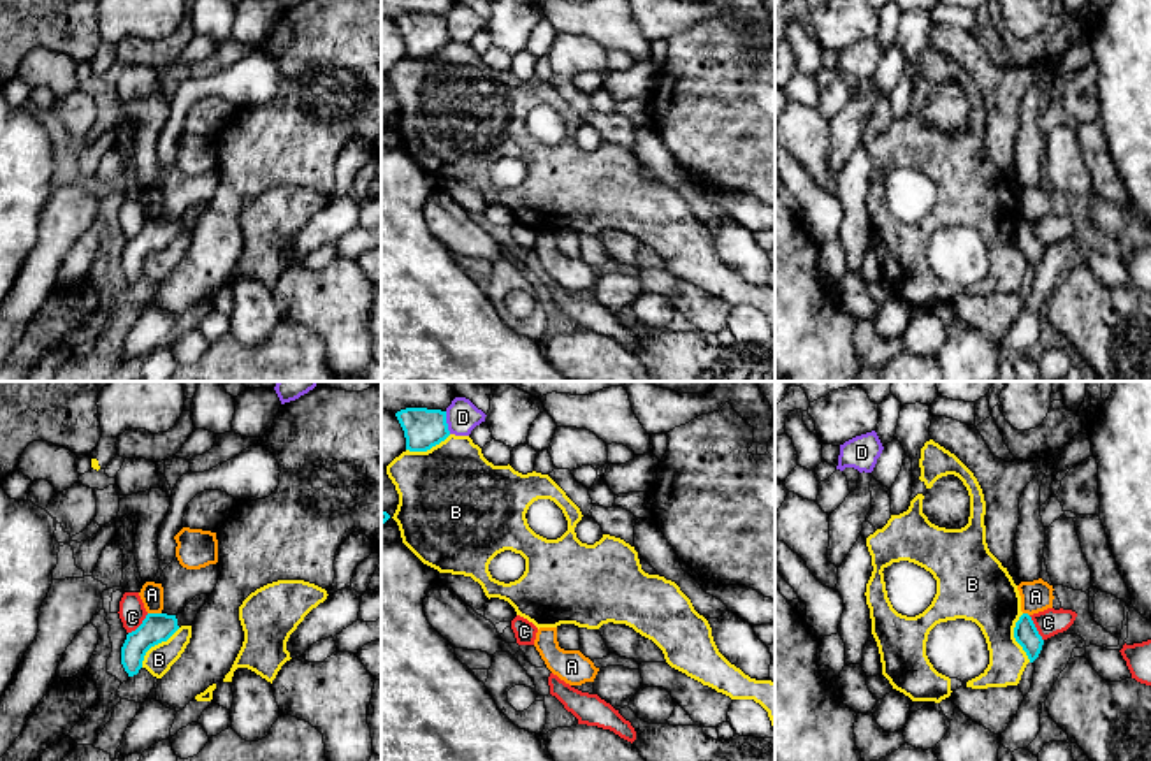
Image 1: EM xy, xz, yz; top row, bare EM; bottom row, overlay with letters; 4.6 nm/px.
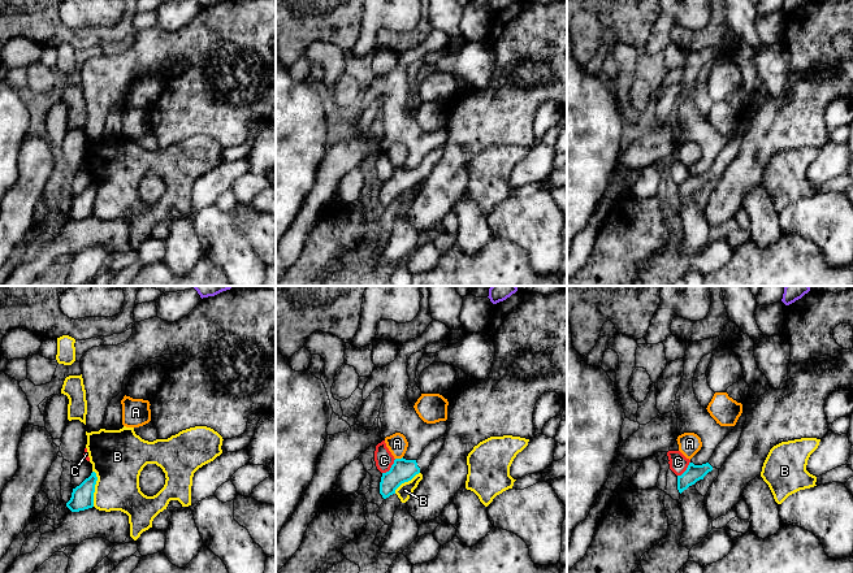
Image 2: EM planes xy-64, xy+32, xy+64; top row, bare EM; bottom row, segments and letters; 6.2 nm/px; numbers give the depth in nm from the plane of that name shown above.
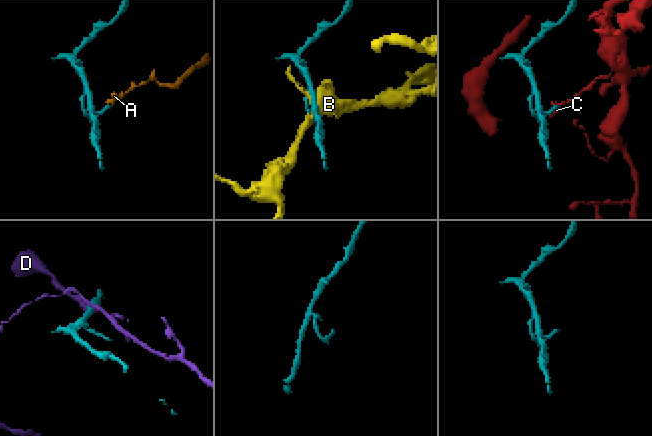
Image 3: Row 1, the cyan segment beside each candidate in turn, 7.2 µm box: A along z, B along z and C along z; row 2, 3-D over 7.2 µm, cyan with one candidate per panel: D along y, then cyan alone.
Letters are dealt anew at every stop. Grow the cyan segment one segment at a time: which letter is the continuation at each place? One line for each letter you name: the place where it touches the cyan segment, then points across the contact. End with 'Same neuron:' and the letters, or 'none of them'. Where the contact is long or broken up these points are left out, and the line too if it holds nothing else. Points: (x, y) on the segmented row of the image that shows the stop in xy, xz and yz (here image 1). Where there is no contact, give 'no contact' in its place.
Same neuron: none of them

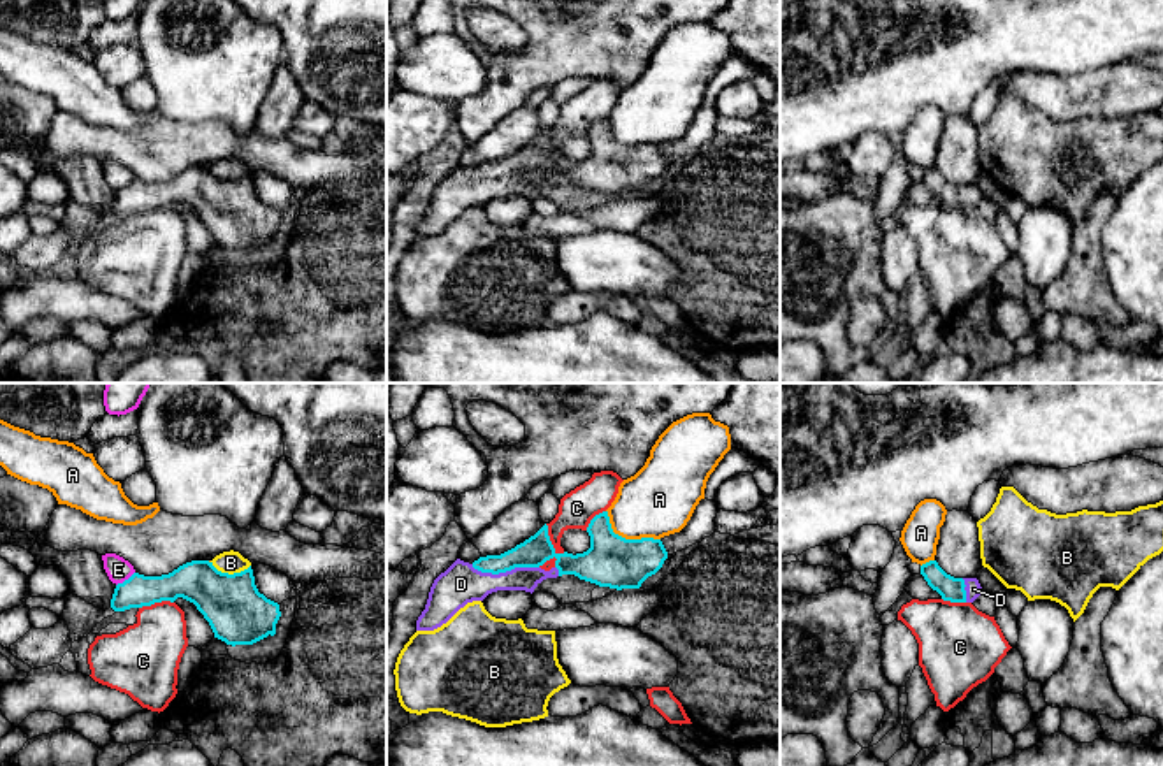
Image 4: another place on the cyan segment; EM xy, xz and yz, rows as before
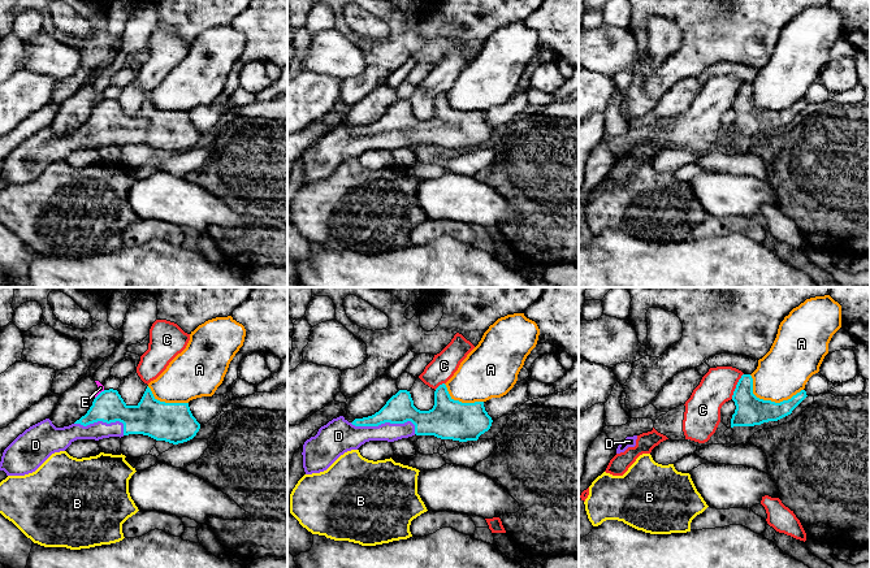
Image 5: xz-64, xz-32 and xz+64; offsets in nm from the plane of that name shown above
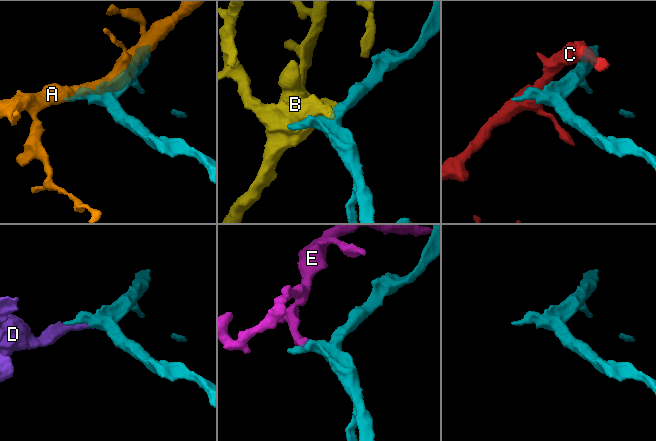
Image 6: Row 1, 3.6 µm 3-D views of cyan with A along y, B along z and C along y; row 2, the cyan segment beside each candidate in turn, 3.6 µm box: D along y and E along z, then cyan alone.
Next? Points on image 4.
D: meets cyan in xz at (505, 571)
Same neuron: D

